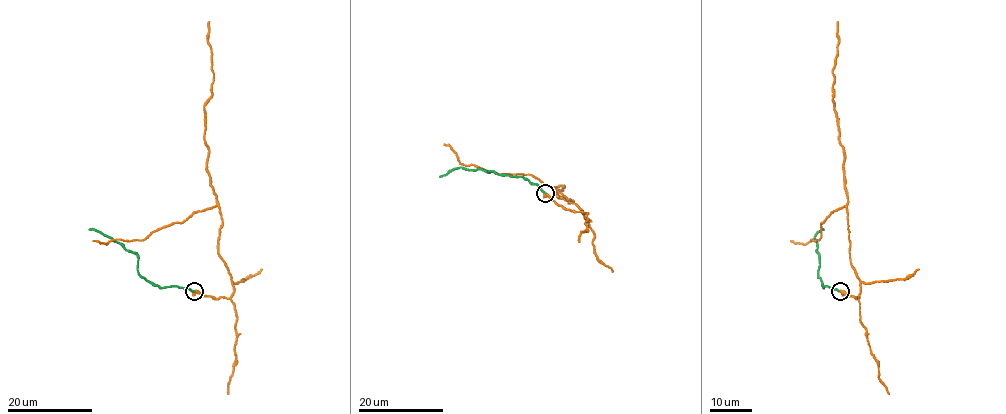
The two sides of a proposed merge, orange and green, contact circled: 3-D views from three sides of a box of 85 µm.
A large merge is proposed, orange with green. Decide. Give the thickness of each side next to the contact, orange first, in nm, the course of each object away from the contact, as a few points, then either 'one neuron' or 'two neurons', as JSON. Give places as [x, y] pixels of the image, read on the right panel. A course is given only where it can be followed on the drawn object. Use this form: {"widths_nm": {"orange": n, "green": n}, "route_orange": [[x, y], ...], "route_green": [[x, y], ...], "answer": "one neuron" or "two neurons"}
{"widths_nm": {"orange": 320, "green": 200}, "route_orange": [[840, 290], [856, 299], [860, 281], [851, 263], [843, 148], [839, 141], [834, 104], [837, 22]], "route_green": [[840, 291], [823, 287], [818, 272], [820, 256], [816, 251], [815, 235], [824, 229]], "answer": "one neuron"}

